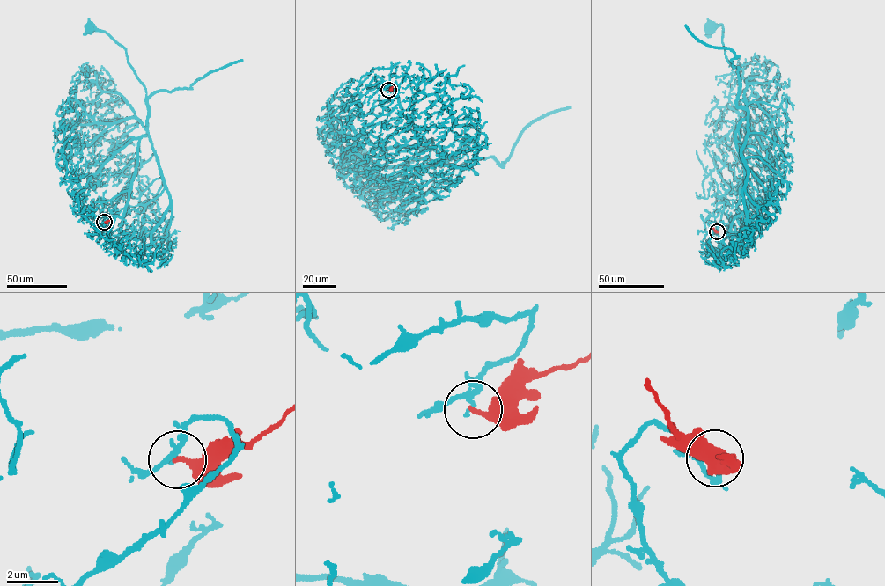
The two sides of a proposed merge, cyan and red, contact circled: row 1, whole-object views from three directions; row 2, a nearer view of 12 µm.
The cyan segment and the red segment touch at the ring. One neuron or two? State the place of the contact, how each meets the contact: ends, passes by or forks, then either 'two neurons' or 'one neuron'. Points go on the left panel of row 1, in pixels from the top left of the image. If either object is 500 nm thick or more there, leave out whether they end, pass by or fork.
place (104, 222); cyan passes by; red ends; two neurons

